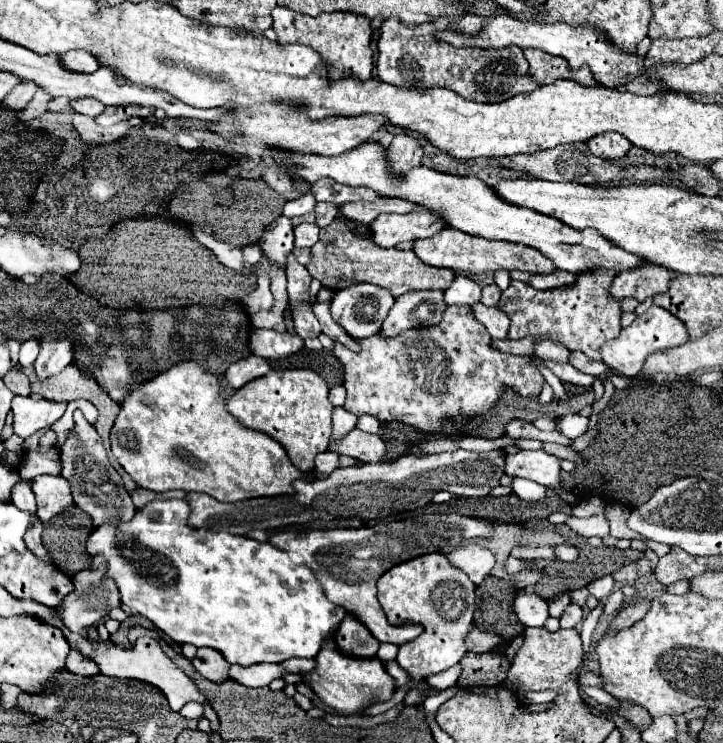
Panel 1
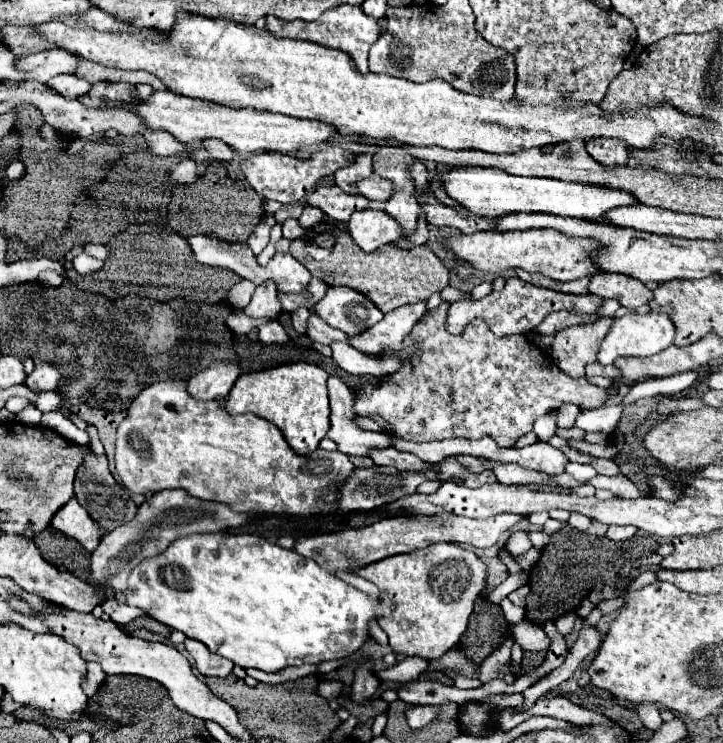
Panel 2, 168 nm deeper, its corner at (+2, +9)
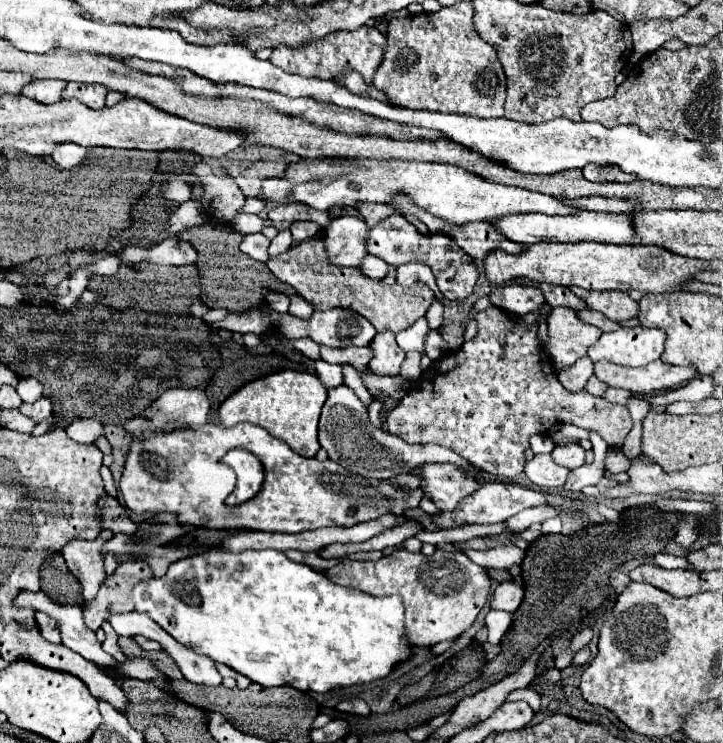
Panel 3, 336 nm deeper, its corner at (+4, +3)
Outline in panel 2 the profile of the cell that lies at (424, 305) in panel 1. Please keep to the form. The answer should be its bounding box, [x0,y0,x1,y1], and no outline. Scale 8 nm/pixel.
[351,304,425,356]

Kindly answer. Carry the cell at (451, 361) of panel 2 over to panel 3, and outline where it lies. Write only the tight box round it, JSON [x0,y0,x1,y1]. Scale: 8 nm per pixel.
[387,306,631,482]

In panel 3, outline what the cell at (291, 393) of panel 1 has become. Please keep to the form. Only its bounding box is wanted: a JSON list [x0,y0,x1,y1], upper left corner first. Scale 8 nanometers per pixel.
[219,370,327,458]

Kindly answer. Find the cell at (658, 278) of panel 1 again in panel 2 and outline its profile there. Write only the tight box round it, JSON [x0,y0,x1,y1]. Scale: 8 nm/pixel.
[589,274,653,308]

